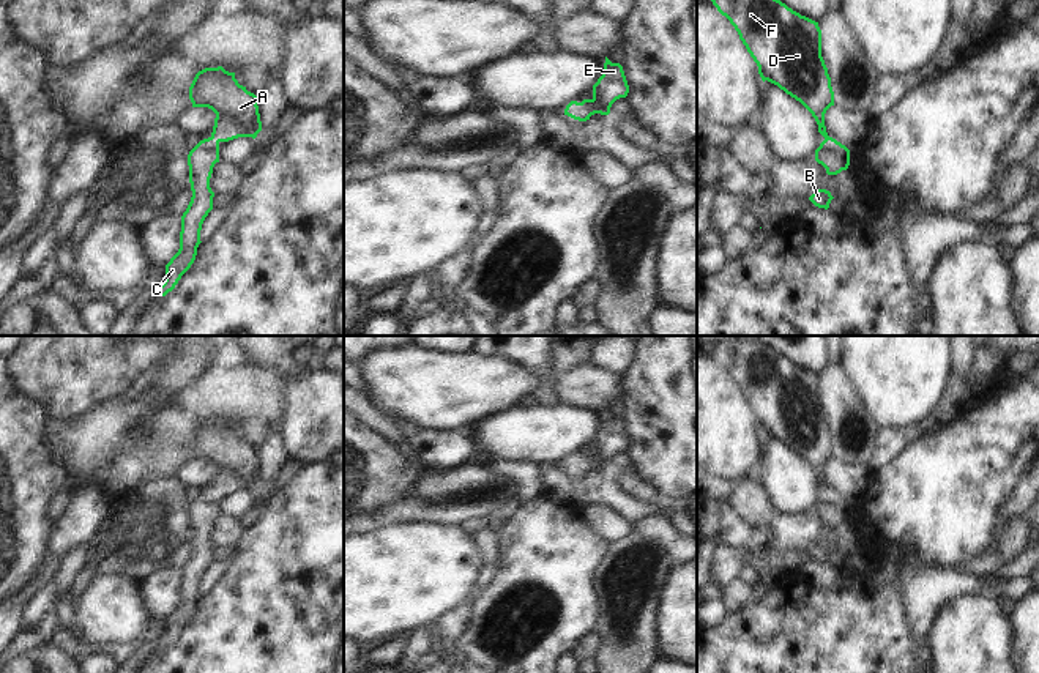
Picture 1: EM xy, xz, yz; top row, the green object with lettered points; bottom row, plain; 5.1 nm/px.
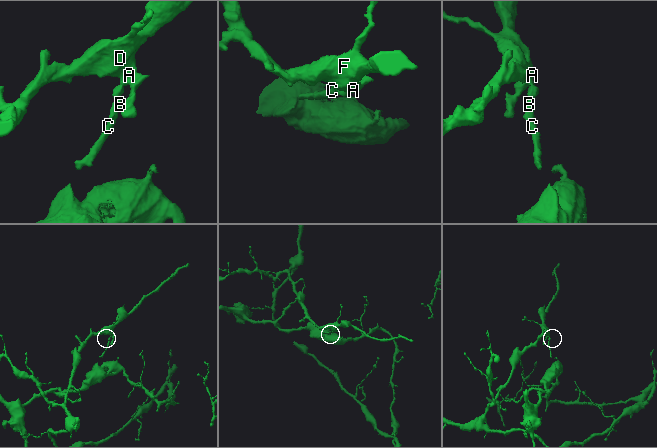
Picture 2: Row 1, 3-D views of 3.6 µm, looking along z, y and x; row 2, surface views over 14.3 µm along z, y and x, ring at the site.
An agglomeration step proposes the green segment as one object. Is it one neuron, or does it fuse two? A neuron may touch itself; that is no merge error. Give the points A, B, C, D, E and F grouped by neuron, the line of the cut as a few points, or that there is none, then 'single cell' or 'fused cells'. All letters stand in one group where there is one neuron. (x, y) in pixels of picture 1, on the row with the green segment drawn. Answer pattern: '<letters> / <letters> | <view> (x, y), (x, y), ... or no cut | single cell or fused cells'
A B C D E F | no cut | single cell

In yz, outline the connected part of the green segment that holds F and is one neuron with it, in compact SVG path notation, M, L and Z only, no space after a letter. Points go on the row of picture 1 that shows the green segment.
M711 0L739 35L768 80L799 101L815 118L825 137L815 150L815 161L828 175L850 165L850 150L829 137L825 113L834 106L831 77L821 57L818 22L801 16L780 0Z

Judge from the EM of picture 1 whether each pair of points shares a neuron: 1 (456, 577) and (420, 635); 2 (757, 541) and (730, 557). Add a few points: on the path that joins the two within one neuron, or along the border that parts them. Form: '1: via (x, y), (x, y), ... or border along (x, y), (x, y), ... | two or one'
1: border along (424, 626), (407, 632) | two
2: border along (721, 544), (746, 550) | two

